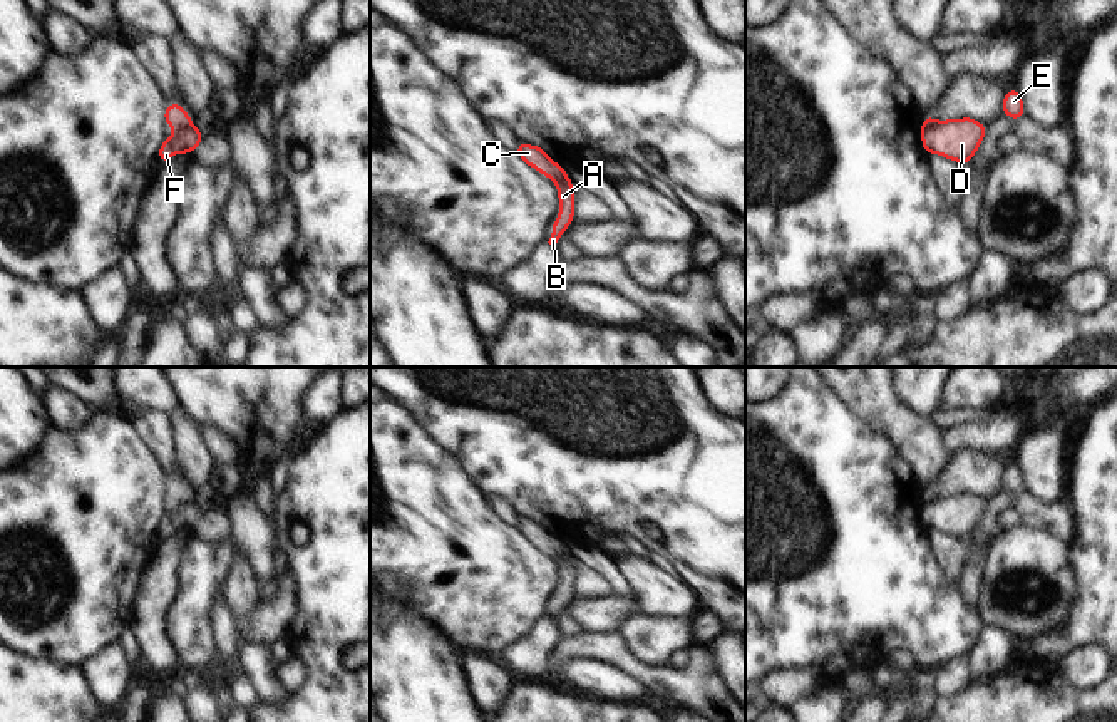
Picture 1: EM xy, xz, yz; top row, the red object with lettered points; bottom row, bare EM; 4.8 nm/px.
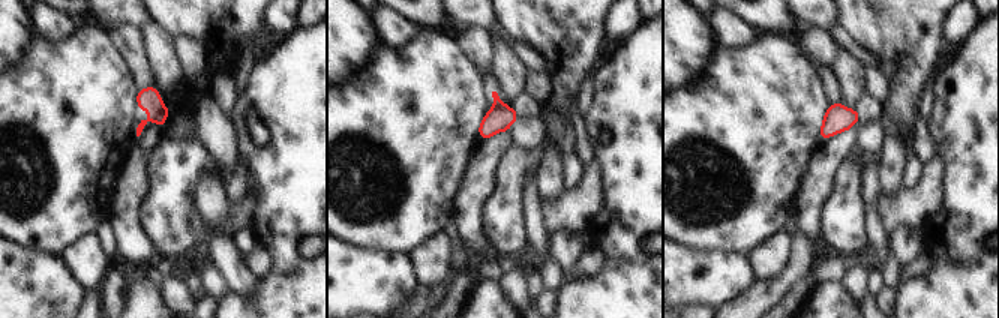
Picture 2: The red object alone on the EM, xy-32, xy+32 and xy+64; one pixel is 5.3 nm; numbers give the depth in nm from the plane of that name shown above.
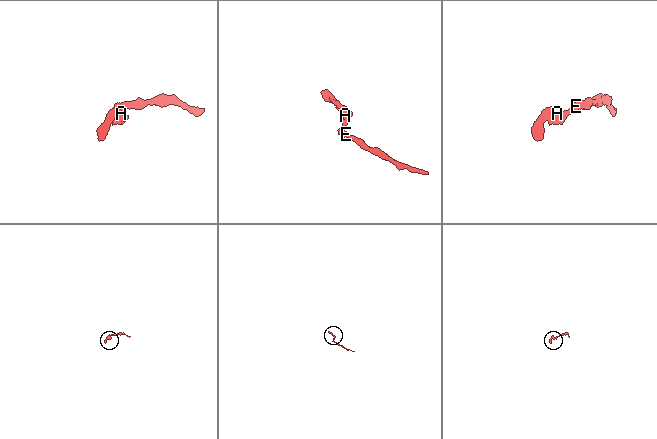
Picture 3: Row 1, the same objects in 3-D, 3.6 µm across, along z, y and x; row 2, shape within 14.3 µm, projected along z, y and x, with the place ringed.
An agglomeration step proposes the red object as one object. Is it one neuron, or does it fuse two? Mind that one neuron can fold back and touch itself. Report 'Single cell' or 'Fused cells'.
Fused cells.

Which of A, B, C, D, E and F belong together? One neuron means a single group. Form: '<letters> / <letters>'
A B D E F / C

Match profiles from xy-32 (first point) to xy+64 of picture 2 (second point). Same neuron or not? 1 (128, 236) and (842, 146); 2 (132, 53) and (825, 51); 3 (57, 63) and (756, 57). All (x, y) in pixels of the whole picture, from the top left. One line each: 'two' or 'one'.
1: one
2: one
3: one

